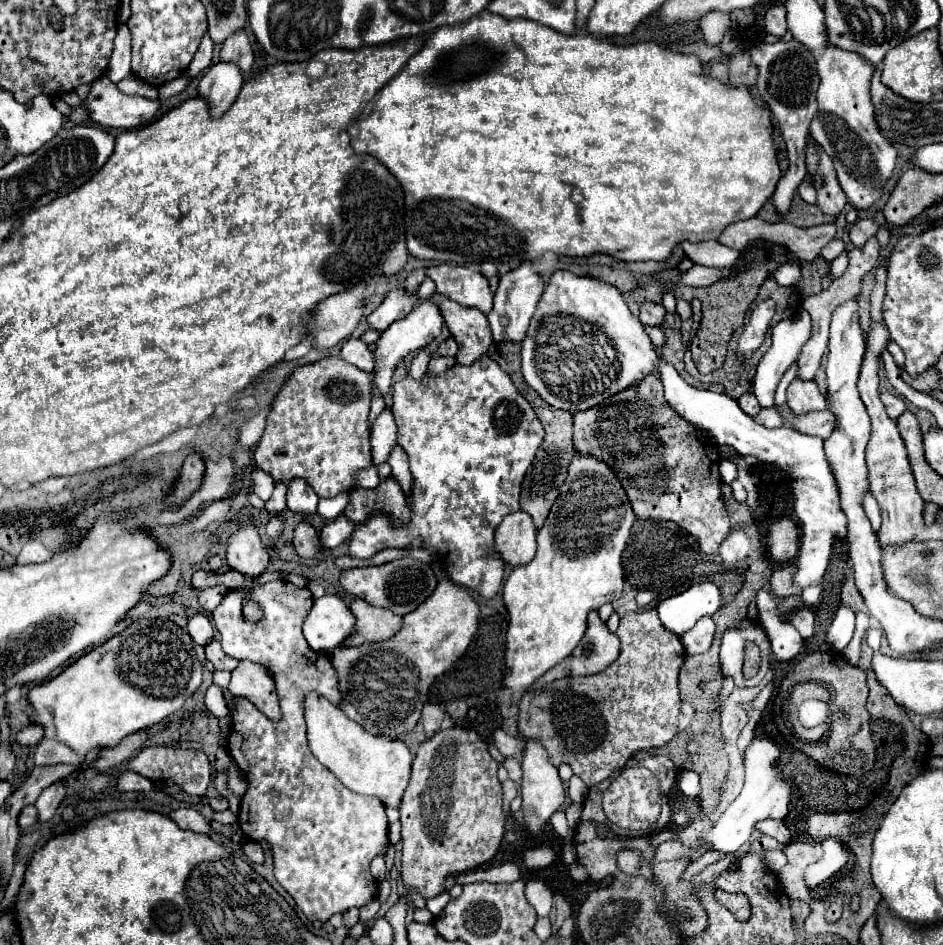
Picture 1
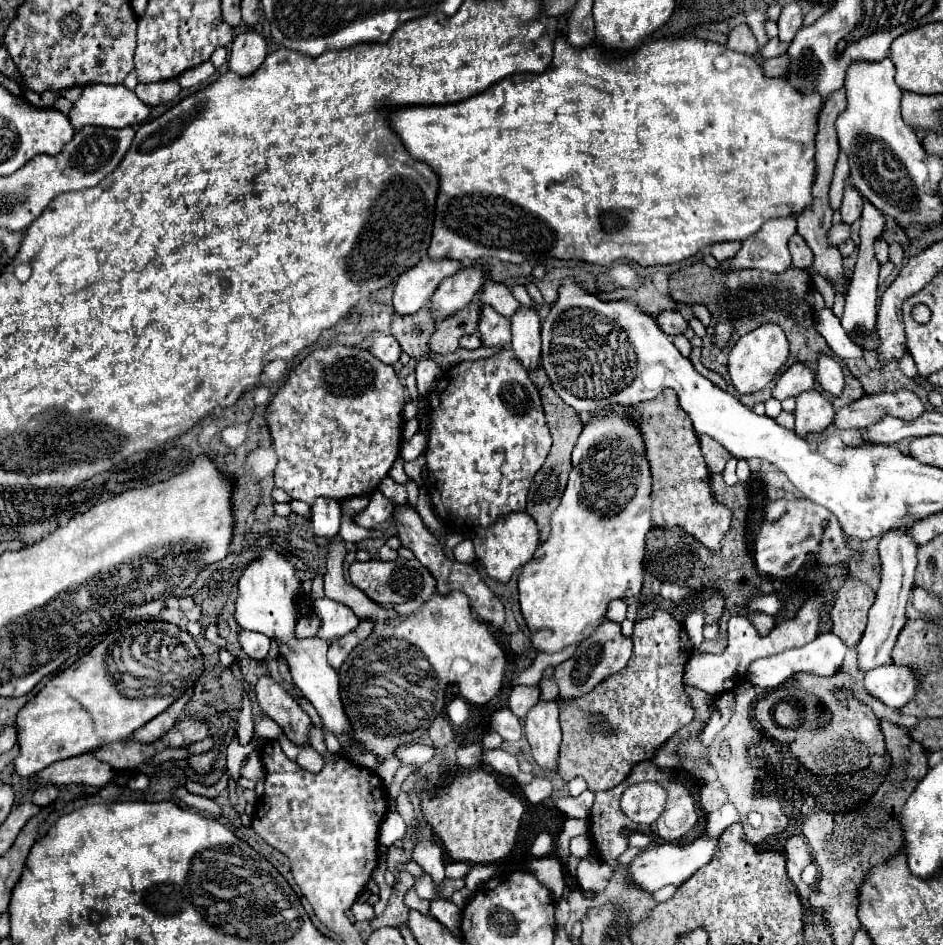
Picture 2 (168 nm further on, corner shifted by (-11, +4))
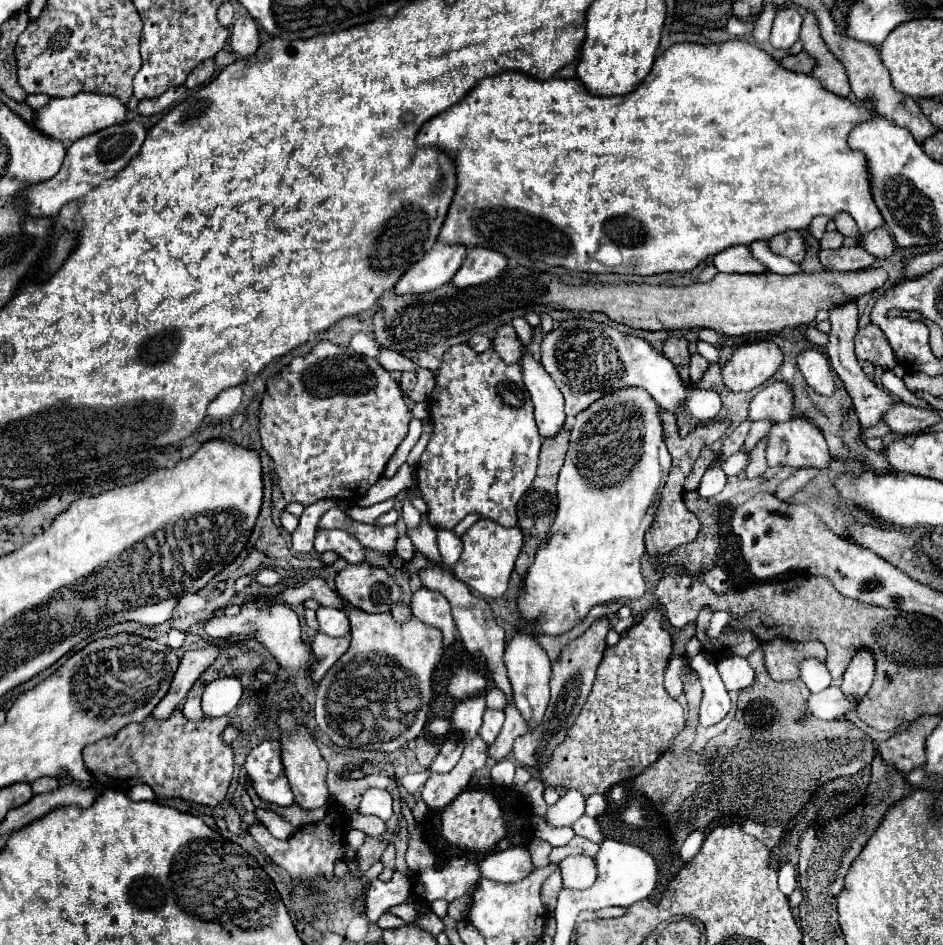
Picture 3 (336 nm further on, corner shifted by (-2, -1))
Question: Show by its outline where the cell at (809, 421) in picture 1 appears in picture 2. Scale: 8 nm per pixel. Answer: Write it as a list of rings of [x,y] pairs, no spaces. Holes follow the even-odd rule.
[[[895,391],[895,393],[871,393],[863,399],[843,407],[839,413],[835,413],[835,427],[837,429],[866,428],[883,417],[891,415],[903,421],[913,421],[919,415],[925,413],[925,407],[921,399],[911,391]]]

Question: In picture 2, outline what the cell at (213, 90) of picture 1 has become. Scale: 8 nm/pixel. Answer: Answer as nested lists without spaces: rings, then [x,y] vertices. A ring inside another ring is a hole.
[[[243,31],[233,39],[231,57],[229,57],[229,71],[237,71],[241,75],[251,75],[259,69],[259,65],[267,57],[267,43],[255,31]]]

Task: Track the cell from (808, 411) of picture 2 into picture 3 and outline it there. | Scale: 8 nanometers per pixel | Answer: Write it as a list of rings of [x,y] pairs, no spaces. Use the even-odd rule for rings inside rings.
[[[792,416],[788,422],[776,424],[768,432],[768,438],[770,438],[768,450],[766,450],[768,466],[794,466],[794,468],[816,466],[822,470],[822,468],[828,468],[832,462],[822,430],[806,416]]]

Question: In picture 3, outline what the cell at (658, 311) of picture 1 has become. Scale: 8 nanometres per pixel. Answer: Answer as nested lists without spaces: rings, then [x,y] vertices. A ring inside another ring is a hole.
[[[670,336],[666,338],[664,346],[662,346],[662,352],[676,364],[688,364],[688,358],[690,358],[690,352],[688,352],[688,342],[682,338],[682,336]]]

